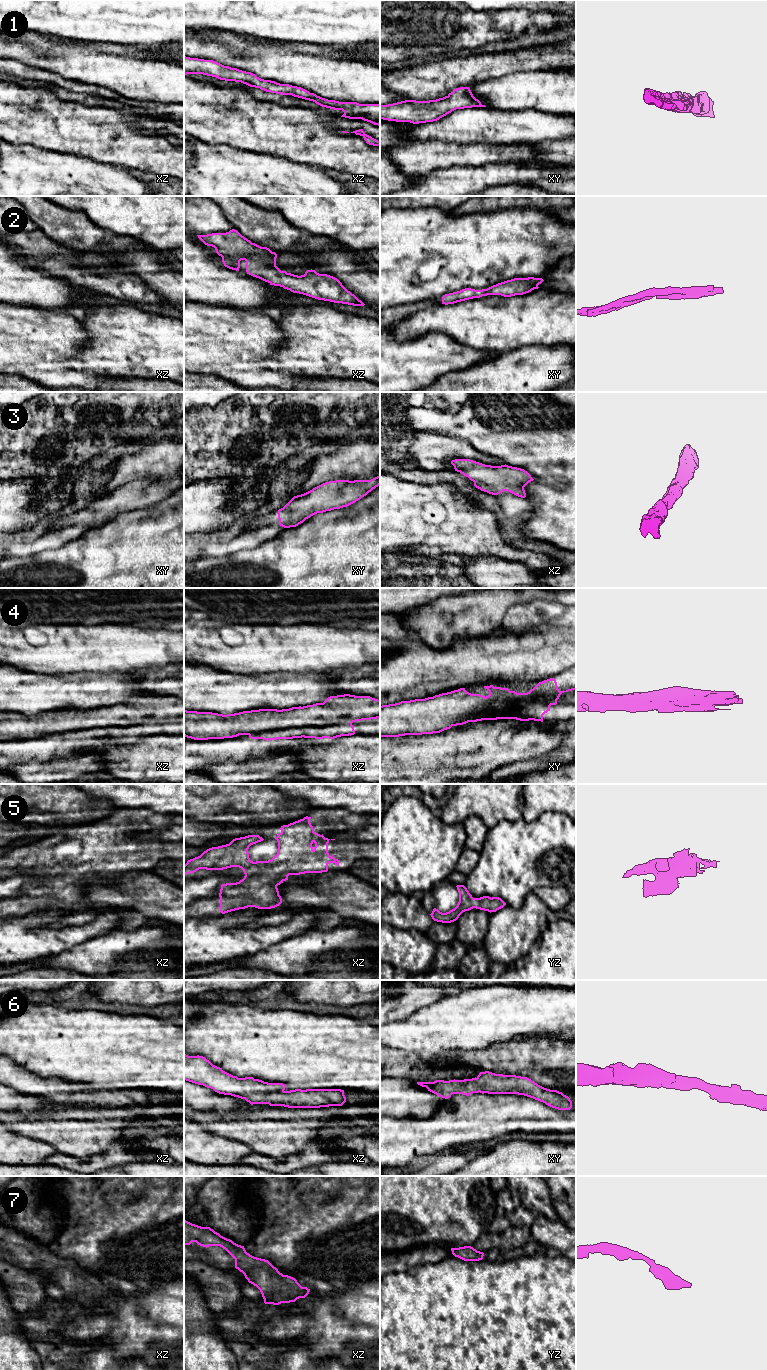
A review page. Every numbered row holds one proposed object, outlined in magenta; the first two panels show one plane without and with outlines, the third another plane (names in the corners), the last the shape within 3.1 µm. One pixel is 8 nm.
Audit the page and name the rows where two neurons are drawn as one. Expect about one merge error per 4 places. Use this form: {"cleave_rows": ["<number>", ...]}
{"cleave_rows": ["4"]}

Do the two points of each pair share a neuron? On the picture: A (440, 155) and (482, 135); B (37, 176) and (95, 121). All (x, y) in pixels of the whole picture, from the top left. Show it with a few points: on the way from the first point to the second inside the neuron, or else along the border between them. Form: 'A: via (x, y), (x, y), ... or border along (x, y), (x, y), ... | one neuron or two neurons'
A: border along (441, 140), (457, 143), (487, 144) | two neurons
B: border along (39, 147), (45, 150), (71, 153), (85, 157) | two neurons

